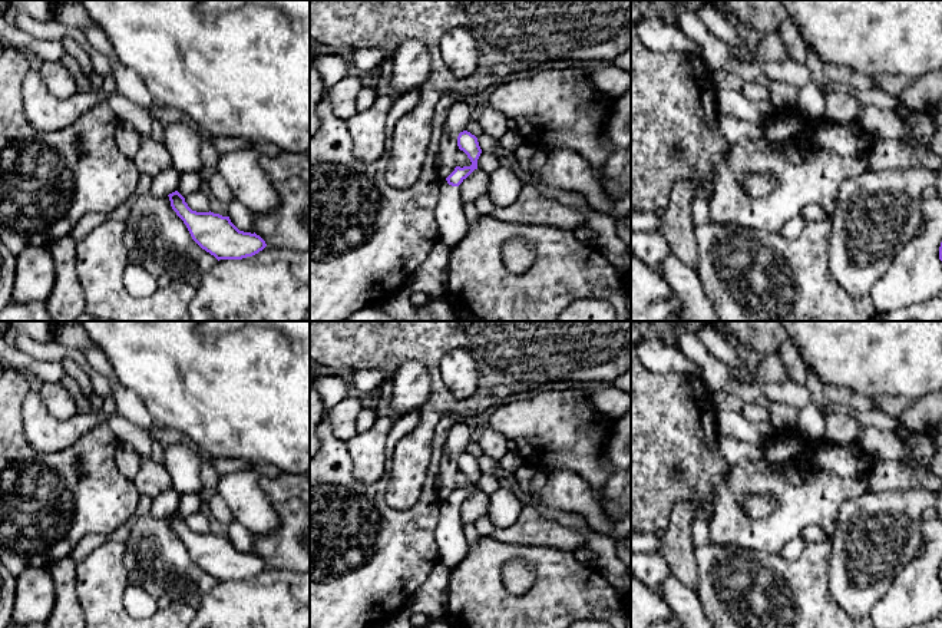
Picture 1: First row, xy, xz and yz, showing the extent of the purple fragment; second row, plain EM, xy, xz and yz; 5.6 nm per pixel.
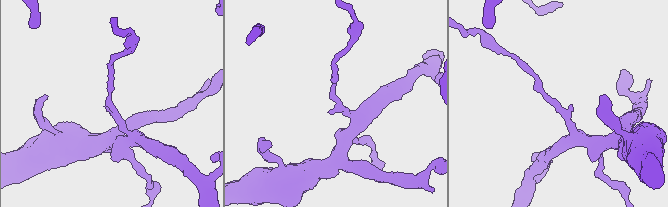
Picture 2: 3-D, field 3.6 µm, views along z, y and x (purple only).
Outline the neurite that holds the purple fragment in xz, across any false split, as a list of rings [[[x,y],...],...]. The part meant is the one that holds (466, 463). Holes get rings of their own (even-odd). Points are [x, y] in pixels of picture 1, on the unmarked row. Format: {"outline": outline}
{"outline": [[[467,452],[459,455],[457,467],[467,476],[472,486],[456,487],[446,500],[442,500],[439,522],[434,531],[439,562],[452,569],[469,556],[459,506],[477,490],[477,480],[482,475],[477,459]]]}

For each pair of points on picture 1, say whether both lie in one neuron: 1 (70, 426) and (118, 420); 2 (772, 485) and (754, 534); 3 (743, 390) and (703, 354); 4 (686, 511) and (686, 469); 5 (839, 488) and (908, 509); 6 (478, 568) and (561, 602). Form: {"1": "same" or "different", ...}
{"1": "different", "2": "same", "3": "same", "4": "different", "5": "different", "6": "same"}

